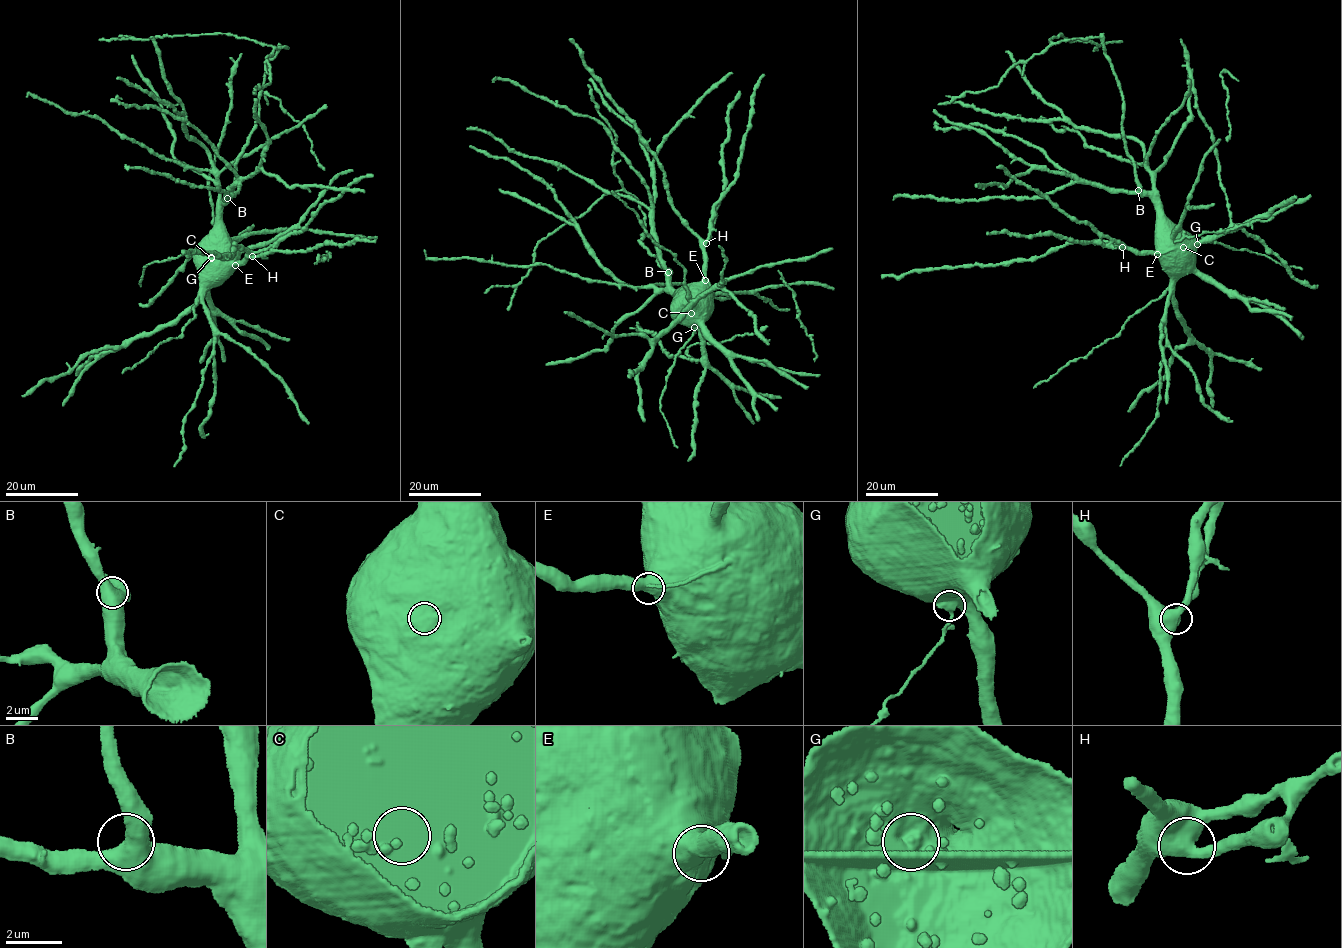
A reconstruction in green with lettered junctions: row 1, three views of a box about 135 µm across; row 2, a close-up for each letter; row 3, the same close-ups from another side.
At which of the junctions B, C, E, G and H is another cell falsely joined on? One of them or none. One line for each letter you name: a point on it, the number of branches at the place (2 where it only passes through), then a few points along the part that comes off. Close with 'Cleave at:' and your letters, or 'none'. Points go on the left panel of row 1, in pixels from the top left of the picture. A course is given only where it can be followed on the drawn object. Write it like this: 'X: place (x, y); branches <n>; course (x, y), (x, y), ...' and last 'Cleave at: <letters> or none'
G: place (211, 257); branches 2; course (211, 257), (208, 254), (184, 254), (148, 264), (143, 267), (140, 286)
Cleave at: G

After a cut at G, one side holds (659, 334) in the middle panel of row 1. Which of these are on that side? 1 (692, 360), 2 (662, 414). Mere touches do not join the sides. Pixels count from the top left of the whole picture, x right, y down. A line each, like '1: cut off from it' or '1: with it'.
1: with it
2: cut off from it

